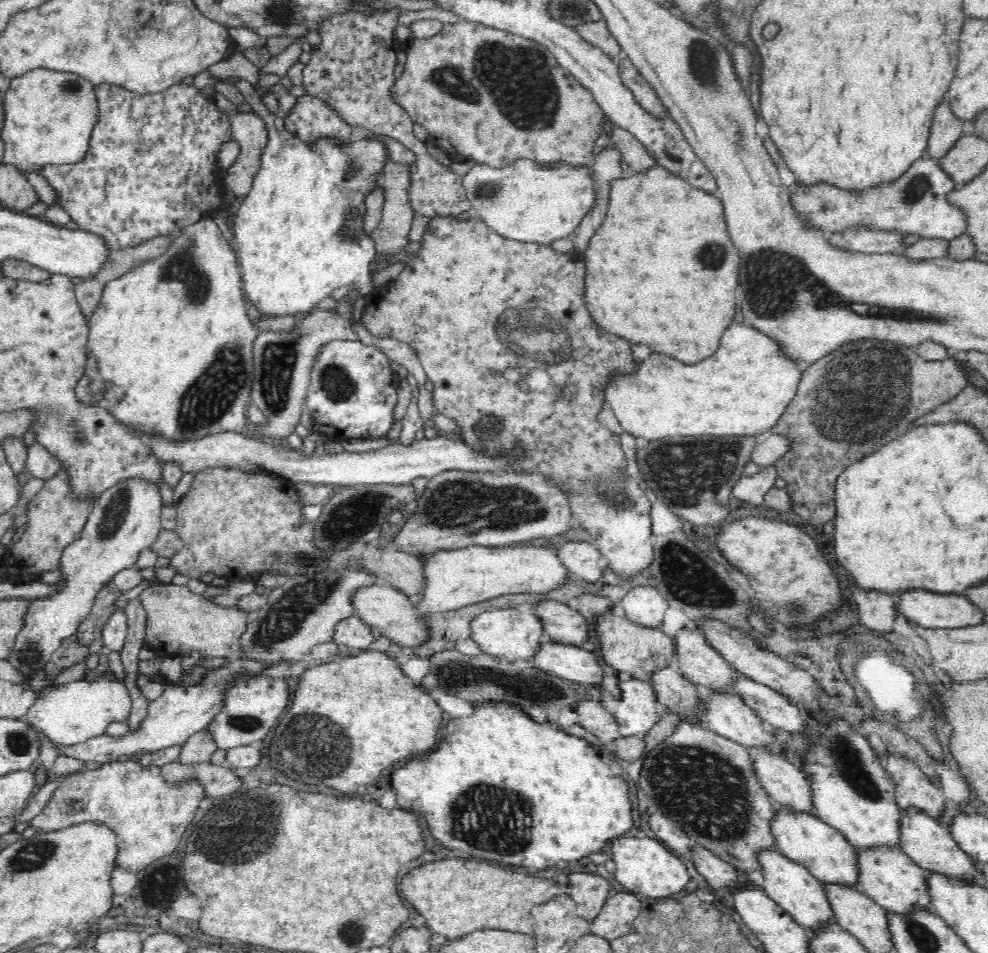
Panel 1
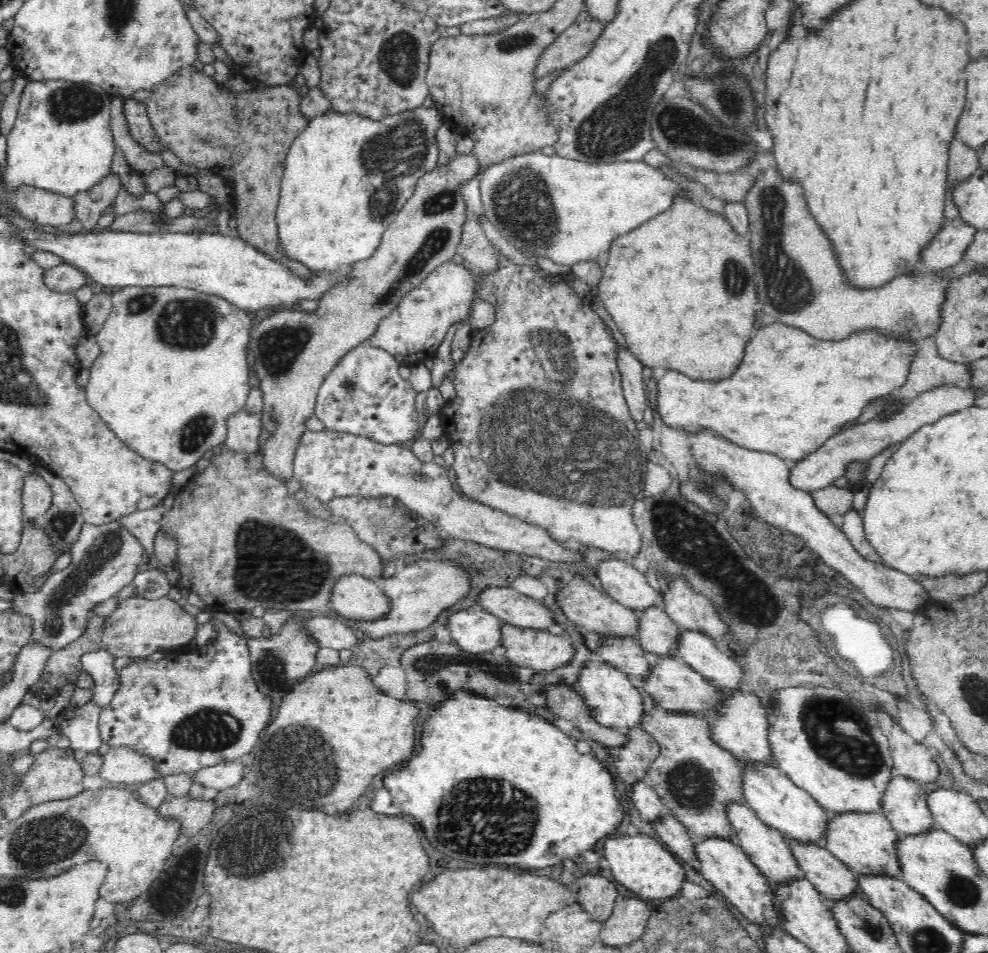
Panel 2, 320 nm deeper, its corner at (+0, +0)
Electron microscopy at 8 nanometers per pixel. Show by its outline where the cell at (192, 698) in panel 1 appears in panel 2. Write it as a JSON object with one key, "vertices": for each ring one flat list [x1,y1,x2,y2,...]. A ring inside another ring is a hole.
{"vertices":[[130,745,109,746,103,757,99,775,107,784,140,784,160,777,158,763,152,755,130,747]]}

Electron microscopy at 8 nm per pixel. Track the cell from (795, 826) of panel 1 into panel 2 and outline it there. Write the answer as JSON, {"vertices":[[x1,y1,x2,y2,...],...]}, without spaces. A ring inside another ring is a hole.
{"vertices":[[744,762,742,768,744,769,744,782,742,782,744,802,766,826,781,832,781,836,787,839,788,843,799,842,799,844,819,846,824,841,830,814,808,793,798,788,774,765]]}

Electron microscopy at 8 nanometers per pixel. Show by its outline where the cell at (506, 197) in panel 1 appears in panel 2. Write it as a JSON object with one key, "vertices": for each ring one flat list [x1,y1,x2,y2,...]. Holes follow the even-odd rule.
{"vertices":[[540,151,514,156,490,165,480,180,480,203,486,220,511,245,536,258,548,258,557,264,571,266,579,260,596,258,608,250,612,238,624,235,643,225,672,206,672,196,687,196,687,190,664,175,660,169,644,160,604,163,584,162,558,154,546,155]]}

